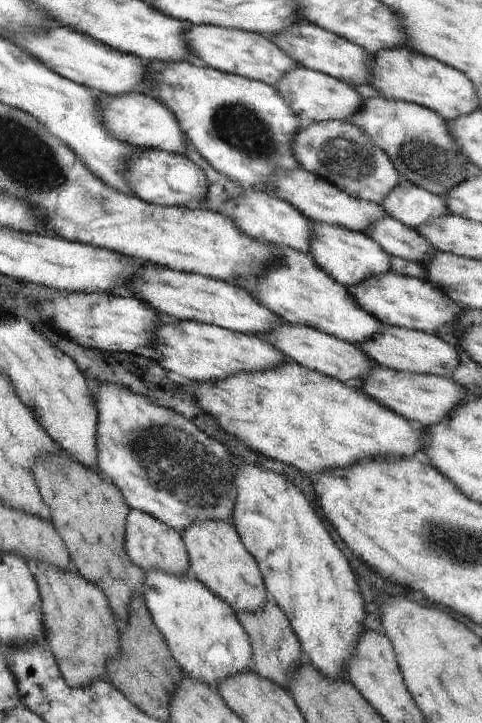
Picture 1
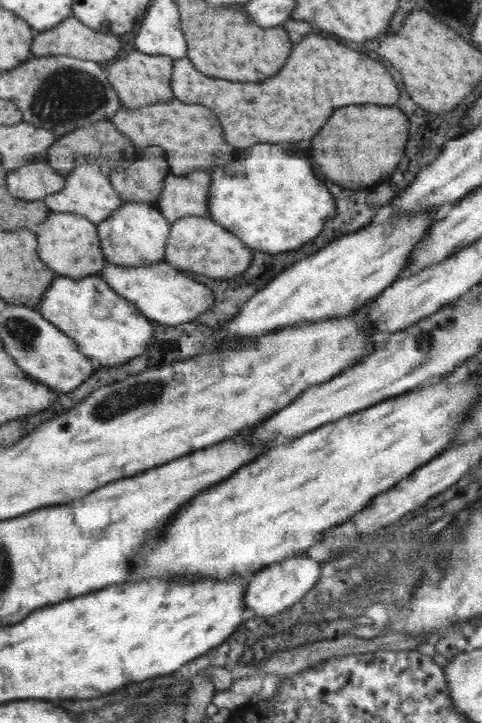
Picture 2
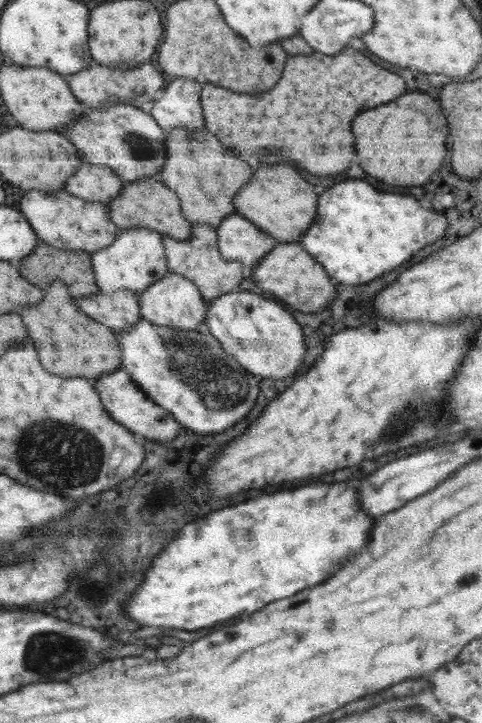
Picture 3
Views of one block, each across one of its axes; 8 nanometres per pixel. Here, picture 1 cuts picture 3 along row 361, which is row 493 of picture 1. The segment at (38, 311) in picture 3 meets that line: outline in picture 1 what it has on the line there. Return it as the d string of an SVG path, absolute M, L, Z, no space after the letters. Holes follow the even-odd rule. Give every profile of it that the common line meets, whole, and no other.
M67 453L66 458L44 458L42 464L34 464L32 474L74 569L104 592L119 623L127 621L132 596L143 596L146 574L132 564L125 550L126 519L130 508L121 490L102 472L94 472L74 462Z

